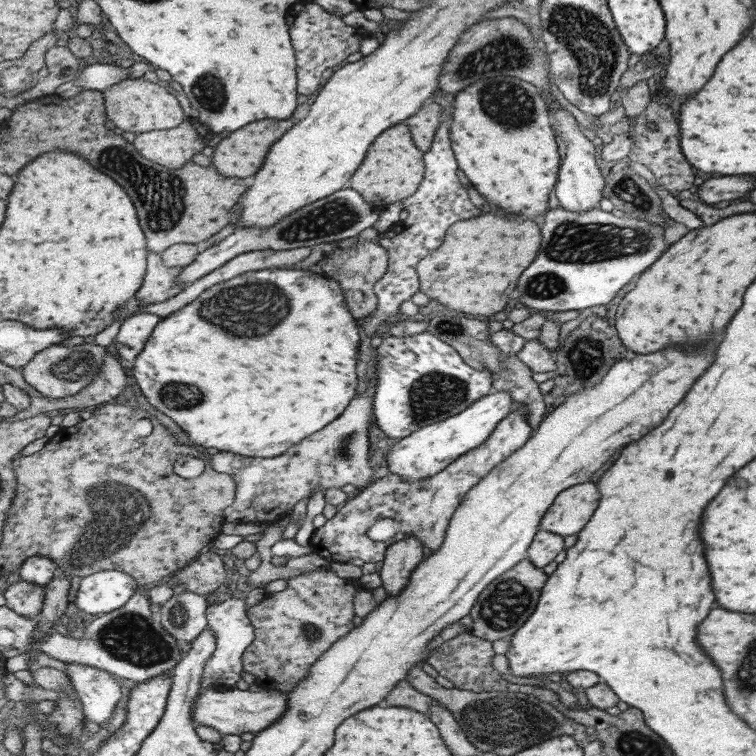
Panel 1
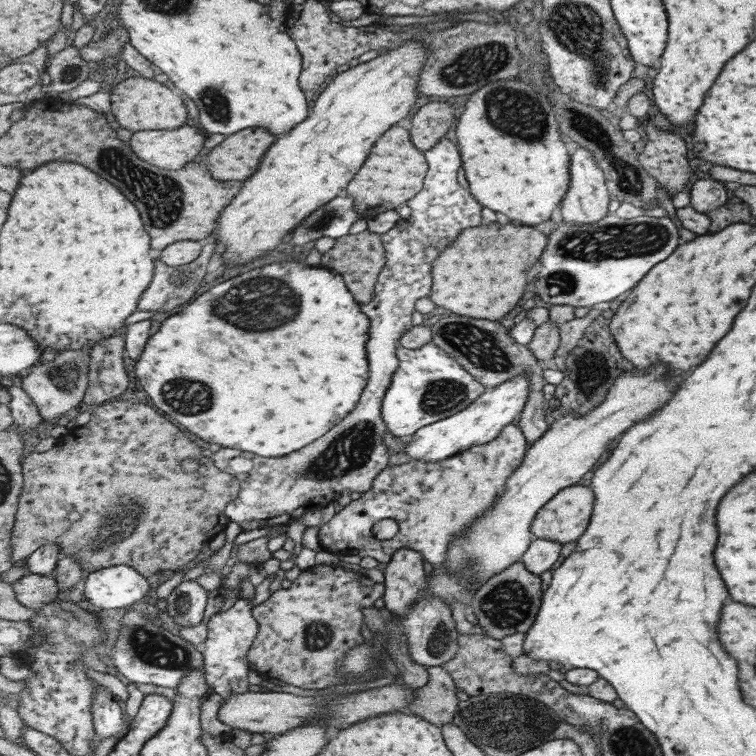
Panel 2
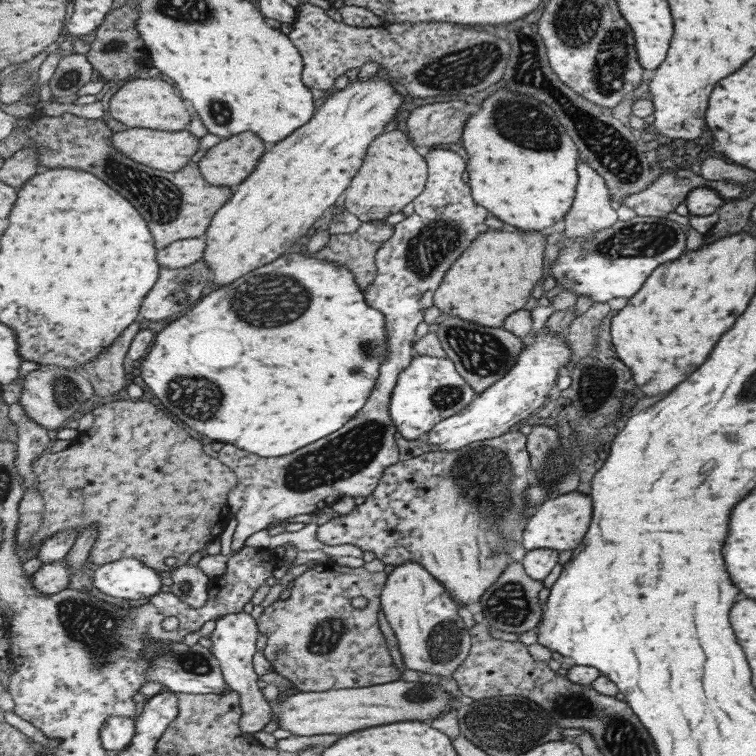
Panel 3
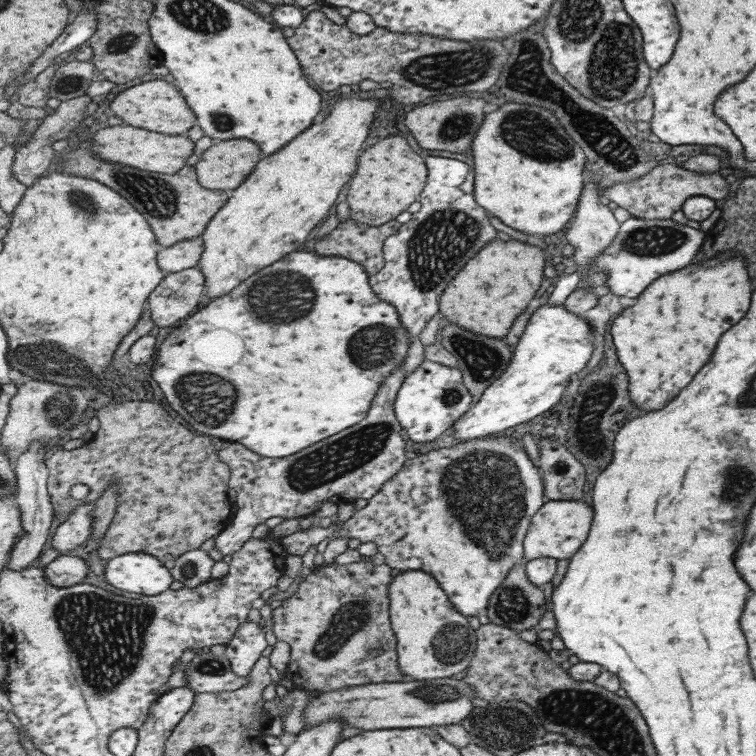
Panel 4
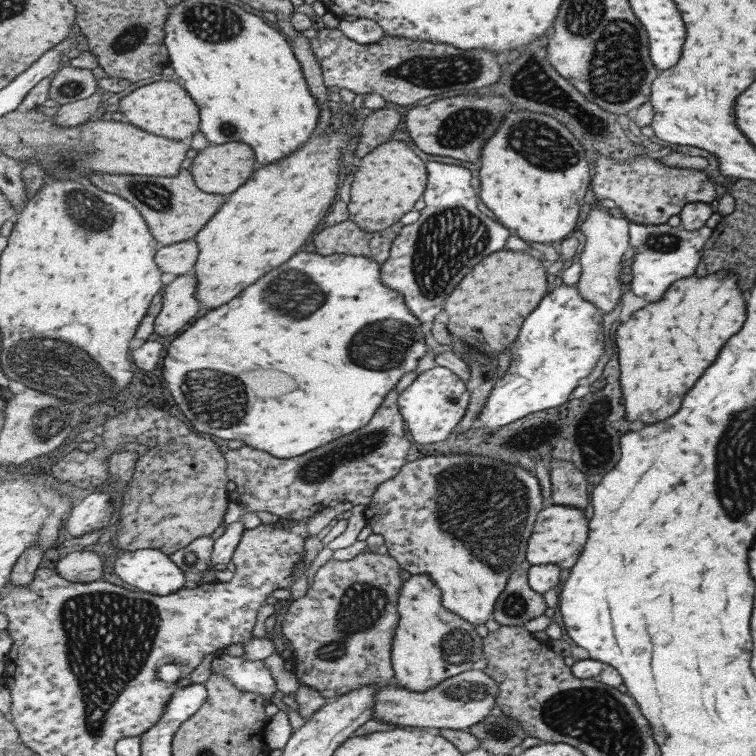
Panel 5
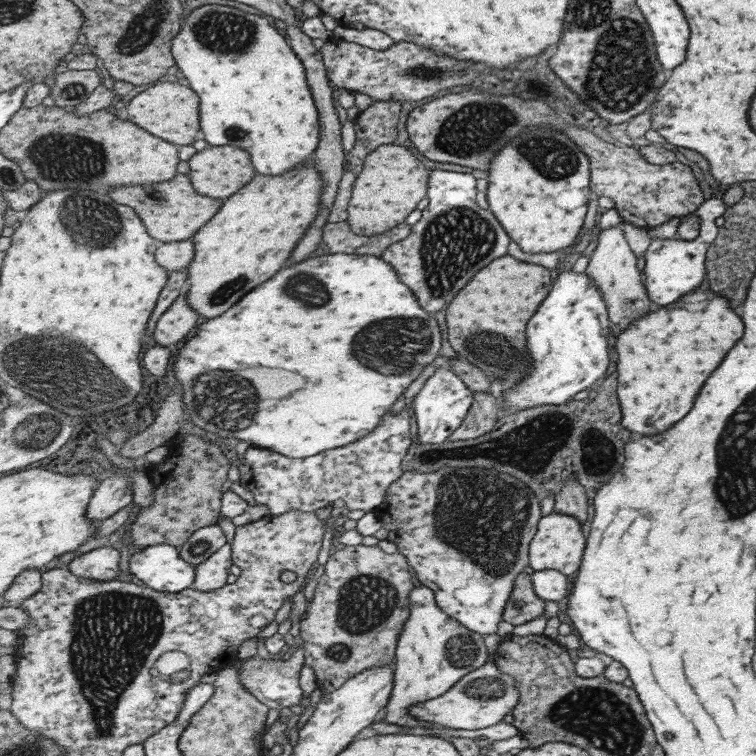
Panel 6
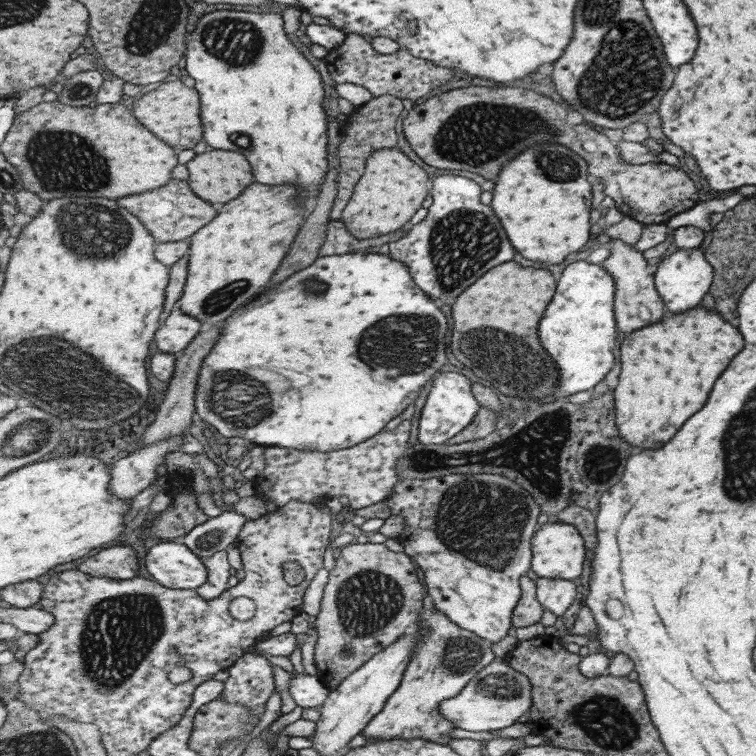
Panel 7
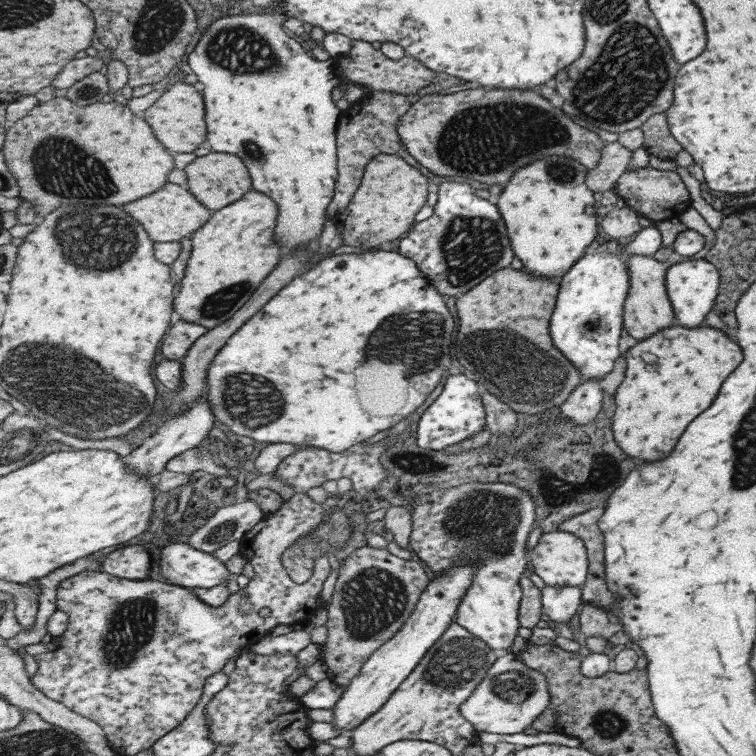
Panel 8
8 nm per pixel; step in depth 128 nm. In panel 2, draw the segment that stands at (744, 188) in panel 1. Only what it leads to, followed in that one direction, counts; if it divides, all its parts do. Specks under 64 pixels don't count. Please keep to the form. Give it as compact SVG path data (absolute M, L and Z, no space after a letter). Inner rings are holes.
M698 179L689 190L690 206L699 213L721 207L727 201L727 190L721 182Z

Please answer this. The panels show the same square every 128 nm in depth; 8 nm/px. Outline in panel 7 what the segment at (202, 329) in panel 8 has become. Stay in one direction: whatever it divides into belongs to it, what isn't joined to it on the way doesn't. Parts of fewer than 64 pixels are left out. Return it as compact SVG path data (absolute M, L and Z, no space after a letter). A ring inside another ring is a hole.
M183 309L174 310L161 324L156 341L161 351L179 356L200 333L201 322Z

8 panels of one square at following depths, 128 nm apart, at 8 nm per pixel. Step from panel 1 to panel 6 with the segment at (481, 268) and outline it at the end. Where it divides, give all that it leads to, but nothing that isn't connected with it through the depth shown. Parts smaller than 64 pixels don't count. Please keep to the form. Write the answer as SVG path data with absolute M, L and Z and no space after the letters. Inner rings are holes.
M503 256L501 260L495 260L465 286L465 292L461 292L461 296L457 296L453 304L449 304L447 324L453 348L465 354L467 361L482 368L490 378L508 380L517 386L532 371L532 353L528 352L528 338L525 334L527 322L536 315L541 304L548 298L550 288L549 268L521 262L515 256Z

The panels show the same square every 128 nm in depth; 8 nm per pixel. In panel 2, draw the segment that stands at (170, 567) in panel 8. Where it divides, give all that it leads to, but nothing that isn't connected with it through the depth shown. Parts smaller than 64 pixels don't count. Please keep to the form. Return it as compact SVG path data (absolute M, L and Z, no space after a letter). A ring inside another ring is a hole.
M117 564L88 575L83 588L88 602L99 608L126 608L147 596L149 579L133 565Z

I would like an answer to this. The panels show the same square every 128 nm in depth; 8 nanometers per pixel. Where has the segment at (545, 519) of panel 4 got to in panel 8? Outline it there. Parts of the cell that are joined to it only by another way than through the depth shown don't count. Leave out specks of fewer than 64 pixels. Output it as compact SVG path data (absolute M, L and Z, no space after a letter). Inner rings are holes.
M551 531L540 536L538 543L529 552L529 559L534 572L545 582L554 587L579 587L586 582L588 574L585 549L580 537L570 532Z

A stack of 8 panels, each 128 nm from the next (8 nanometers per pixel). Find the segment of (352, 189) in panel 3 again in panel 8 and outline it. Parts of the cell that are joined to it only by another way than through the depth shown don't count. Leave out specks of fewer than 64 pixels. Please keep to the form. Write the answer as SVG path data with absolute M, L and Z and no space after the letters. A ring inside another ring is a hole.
M378 154L374 156L371 164L367 166L365 180L363 180L361 188L357 190L351 206L341 214L341 220L347 220L347 222L339 224L341 232L345 236L345 244L349 244L349 246L381 246L383 242L397 240L401 234L405 234L413 228L415 216L421 212L421 208L425 206L428 199L429 180L415 166L411 166L407 160L395 155Z

